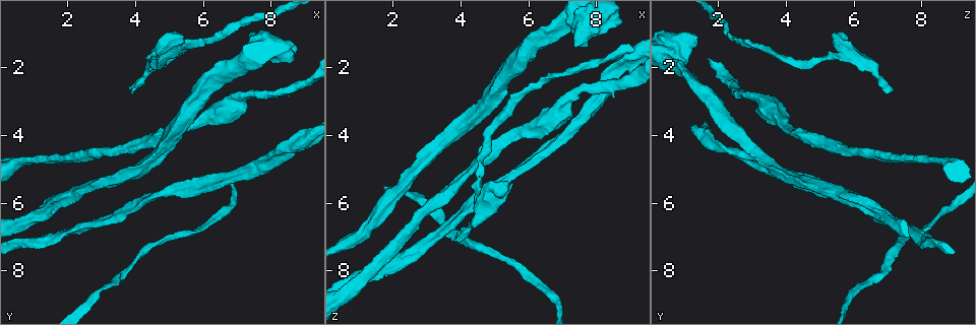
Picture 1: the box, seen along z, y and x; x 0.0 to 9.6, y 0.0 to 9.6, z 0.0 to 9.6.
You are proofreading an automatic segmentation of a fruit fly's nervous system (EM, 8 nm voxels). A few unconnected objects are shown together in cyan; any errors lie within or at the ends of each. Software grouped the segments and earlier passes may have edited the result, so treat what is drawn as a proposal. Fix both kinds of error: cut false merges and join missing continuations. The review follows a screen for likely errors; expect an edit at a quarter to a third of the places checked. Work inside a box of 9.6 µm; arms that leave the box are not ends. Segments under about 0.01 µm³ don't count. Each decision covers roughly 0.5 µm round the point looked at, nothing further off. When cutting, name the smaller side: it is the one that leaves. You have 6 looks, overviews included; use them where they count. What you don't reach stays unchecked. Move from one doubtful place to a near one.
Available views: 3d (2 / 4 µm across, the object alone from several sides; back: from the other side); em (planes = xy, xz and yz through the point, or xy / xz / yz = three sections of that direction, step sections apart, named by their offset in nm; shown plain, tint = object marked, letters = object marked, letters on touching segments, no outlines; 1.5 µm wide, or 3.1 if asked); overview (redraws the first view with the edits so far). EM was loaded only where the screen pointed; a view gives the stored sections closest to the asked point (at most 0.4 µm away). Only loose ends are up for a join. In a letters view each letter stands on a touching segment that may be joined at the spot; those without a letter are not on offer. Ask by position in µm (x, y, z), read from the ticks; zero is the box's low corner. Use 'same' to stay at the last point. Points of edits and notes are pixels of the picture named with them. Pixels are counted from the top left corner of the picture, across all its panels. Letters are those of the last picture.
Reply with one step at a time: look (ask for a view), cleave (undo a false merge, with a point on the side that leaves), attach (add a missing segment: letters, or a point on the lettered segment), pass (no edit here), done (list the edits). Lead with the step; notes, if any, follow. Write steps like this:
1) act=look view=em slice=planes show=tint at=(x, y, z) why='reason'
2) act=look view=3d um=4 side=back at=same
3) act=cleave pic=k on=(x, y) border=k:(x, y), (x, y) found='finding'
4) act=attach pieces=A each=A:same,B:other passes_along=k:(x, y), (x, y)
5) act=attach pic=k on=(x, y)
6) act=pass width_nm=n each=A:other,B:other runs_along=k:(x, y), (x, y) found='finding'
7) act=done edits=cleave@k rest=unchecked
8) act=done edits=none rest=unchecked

act=look view=3d um=2 at=(3.05, 8.45, 6.05) why='a narrow waist'

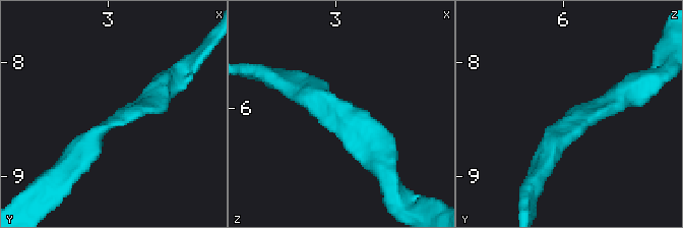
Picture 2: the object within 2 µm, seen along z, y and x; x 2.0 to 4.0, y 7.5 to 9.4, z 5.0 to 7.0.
act=look view=em slice=yz step=4 show=tint at=(2.98, 8.52, 6.08) arm_widths_nm=170,200

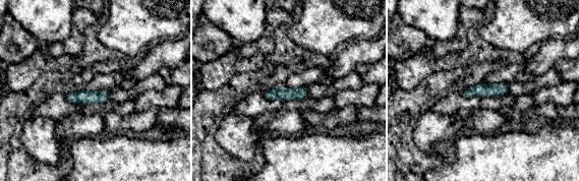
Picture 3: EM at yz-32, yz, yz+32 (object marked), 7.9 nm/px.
act=look view=em slice=planes show=letters at=same

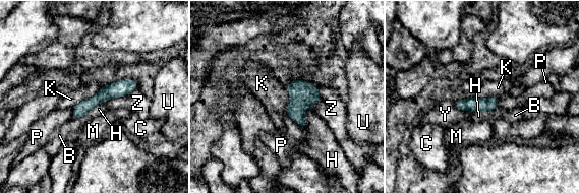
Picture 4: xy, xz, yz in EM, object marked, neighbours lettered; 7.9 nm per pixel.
act=pass each=B:other,C:other,H:other,K:other,M:other,P:other,U:other,Y:other,Z:other runs_along=4:(134, 84), (104, 93), (74, 116) found='continuous, no second cell'

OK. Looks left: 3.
act=look view=3d um=4 at=(3.80, 2.75, 7.00) why='branch stops here'

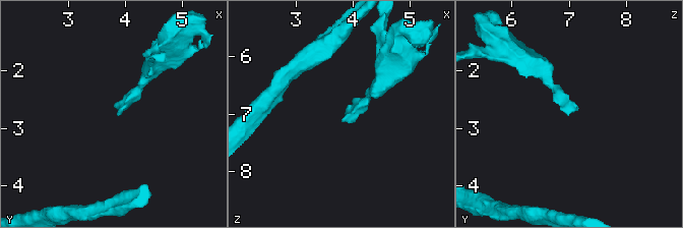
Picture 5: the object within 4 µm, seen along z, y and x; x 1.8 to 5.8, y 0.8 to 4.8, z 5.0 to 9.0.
act=look view=em slice=planes show=letters at=(3.90, 2.75, 7.00)

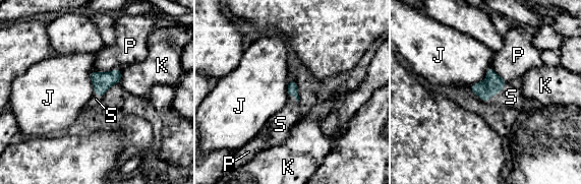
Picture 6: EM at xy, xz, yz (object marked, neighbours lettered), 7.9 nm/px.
act=attach pieces=S each=J:other,K:other,P:other,S:same passes_along=6:(492, 84), (497, 93), (511, 97) found='the cell continues'

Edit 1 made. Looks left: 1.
act=look view=em slice=planes show=letters at=(8.70, 1.35, 0.70) why='an open end'

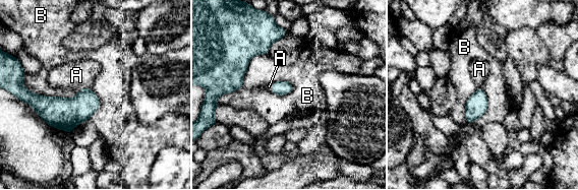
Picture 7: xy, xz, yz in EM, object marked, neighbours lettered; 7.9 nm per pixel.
act=attach pieces=A each=A:same,B:other passes_along=7:(65, 114), (83, 88), (76, 75) found='the cell continues'

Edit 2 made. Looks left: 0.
act=done edits=attach@6,attach@7 rest=unchecked

